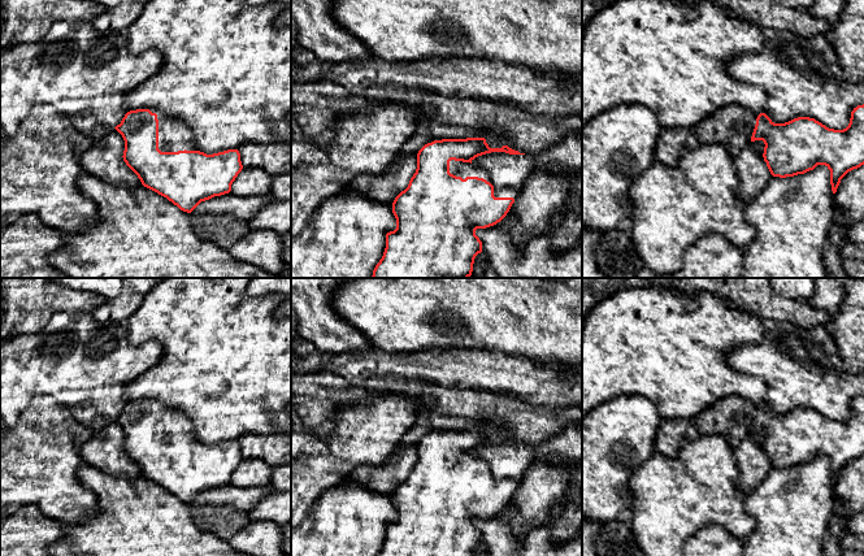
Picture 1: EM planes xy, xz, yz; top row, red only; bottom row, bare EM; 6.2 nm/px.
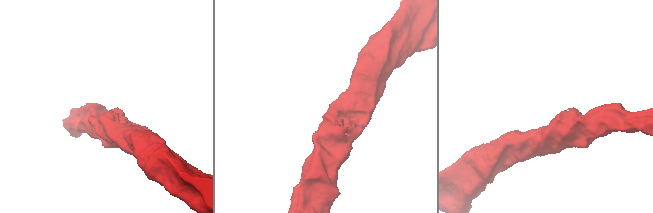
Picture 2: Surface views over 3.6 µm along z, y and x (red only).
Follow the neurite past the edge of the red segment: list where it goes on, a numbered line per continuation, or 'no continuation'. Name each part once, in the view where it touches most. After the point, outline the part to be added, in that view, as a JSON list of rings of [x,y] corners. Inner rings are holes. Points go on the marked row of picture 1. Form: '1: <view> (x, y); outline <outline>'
1: xy (174, 135); outline [[[149,109],[159,120],[159,149],[161,152],[199,151],[190,127],[177,117]]]

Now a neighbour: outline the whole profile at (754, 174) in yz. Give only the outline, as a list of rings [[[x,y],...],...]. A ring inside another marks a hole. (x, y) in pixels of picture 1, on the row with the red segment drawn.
[[[750,142],[734,158],[739,187],[746,204],[759,195],[773,177],[764,161],[764,142]]]

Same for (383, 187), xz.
[[[417,153],[396,157],[382,174],[360,174],[342,194],[356,192],[381,203],[392,204],[404,191],[417,169]]]

